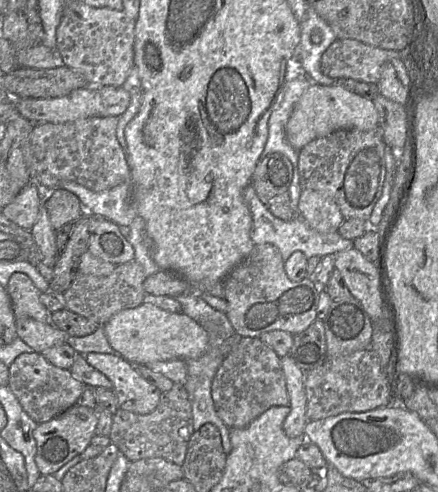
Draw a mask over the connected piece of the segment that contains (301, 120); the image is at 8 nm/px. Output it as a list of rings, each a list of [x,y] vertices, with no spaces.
[[[312,83],[296,103],[286,125],[286,139],[296,150],[309,142],[336,130],[369,131],[378,127],[378,114],[371,99],[355,94],[341,86]]]

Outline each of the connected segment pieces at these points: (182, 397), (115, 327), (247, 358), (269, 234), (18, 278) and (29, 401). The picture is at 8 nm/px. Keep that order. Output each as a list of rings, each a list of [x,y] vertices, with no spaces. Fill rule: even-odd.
[[[173,383],[171,390],[161,392],[158,406],[149,414],[118,409],[113,415],[109,437],[130,462],[162,457],[182,466],[191,435],[194,433],[191,403],[184,384]]]
[[[148,302],[116,313],[104,329],[112,348],[133,364],[194,360],[206,352],[209,344],[208,334],[198,322],[184,313],[171,313]]]
[[[242,337],[219,366],[211,385],[215,411],[229,429],[247,427],[272,406],[289,406],[280,357],[260,338]]]
[[[252,185],[246,186],[242,195],[252,216],[251,240],[255,245],[271,244],[276,247],[284,261],[295,251],[302,252],[308,259],[313,256],[323,257],[328,254],[338,253],[353,247],[353,241],[345,239],[337,231],[323,233],[311,228],[301,218],[292,218],[284,221],[275,217],[258,198]]]
[[[14,273],[6,286],[16,317],[29,317],[41,322],[51,322],[52,313],[41,302],[41,291],[24,273]]]
[[[38,352],[23,353],[12,362],[8,386],[23,409],[38,424],[50,421],[77,404],[85,388],[84,383],[76,379],[69,369],[53,365]]]

